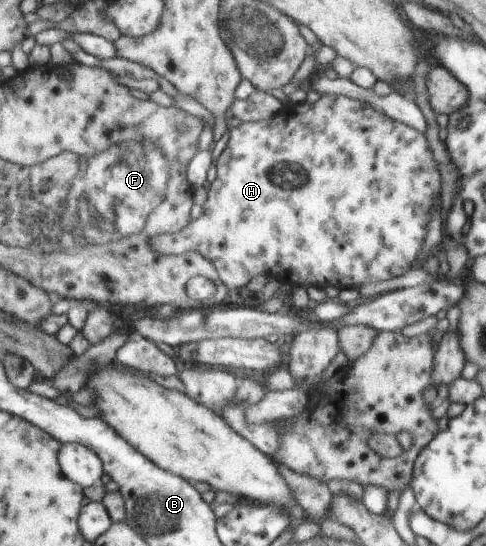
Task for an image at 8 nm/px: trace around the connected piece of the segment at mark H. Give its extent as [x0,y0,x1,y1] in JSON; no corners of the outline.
[151,94,440,290]

